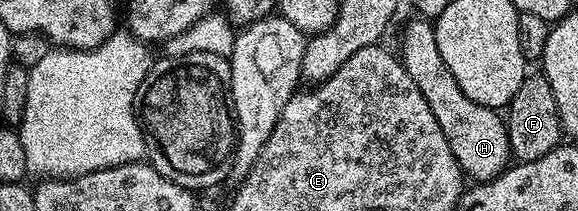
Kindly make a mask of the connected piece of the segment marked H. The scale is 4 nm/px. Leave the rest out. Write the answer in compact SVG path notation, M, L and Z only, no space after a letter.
M414 17L414 22L405 26L401 34L401 50L399 57L407 76L415 80L415 88L423 92L423 100L427 100L427 108L435 112L435 120L439 120L439 128L443 128L443 136L447 136L447 144L461 166L462 175L474 183L490 182L497 178L510 165L509 133L505 127L505 118L494 107L475 104L459 84L455 84L455 76L451 76L451 68L443 64L443 56L439 56L439 44L435 44L435 32L424 17Z

